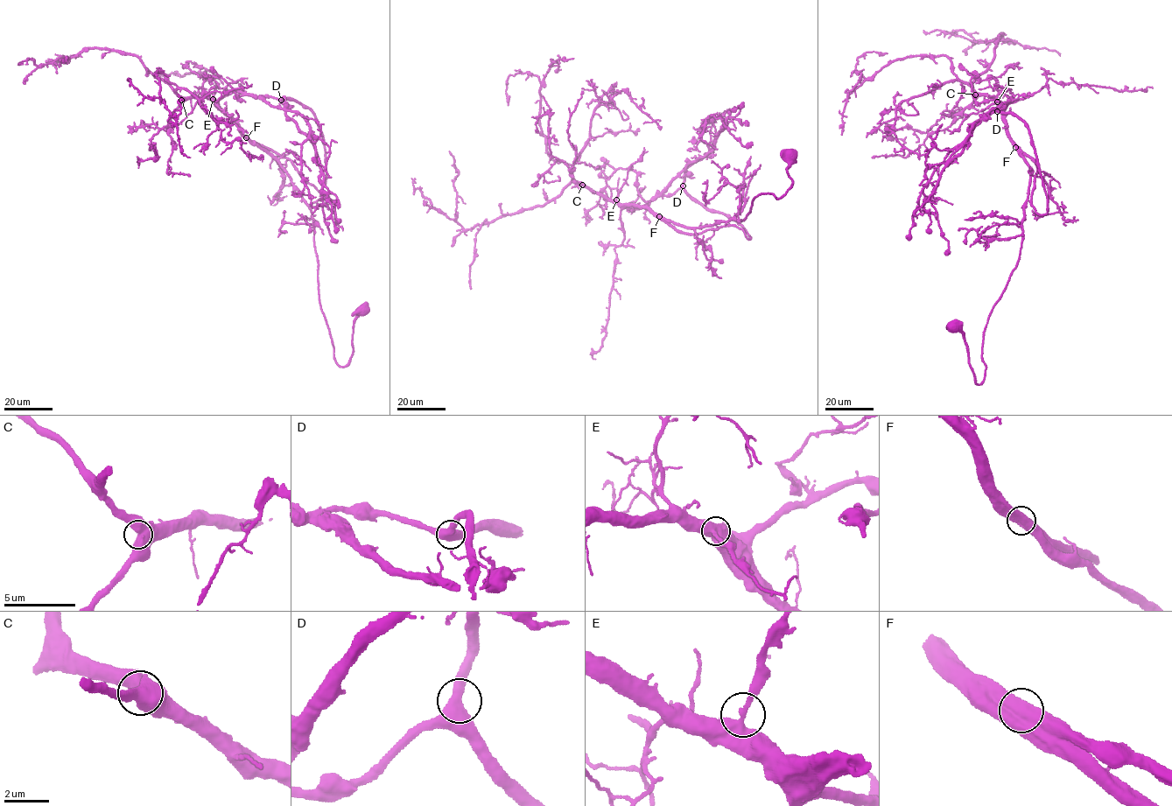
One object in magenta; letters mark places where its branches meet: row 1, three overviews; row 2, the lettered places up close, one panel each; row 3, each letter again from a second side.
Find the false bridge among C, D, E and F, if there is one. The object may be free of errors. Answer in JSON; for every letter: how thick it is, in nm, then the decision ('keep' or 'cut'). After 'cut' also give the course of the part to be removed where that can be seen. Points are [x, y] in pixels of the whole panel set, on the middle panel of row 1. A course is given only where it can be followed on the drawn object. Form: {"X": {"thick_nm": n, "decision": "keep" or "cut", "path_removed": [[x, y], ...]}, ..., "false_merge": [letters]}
{"C": {"thick_nm": 650, "decision": "keep"}, "D": {"thick_nm": 500, "decision": "keep"}, "E": {"thick_nm": 380, "decision": "keep"}, "F": {"thick_nm": 700, "decision": "keep"}, "false_merge": []}

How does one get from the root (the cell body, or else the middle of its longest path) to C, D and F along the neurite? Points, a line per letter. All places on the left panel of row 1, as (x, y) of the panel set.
C: (364, 310), (354, 323), (350, 361), (340, 366), (319, 304), (310, 206), (281, 164), (212, 100), (181, 100)
D: (364, 310), (350, 361), (340, 366), (319, 304), (311, 207), (285, 169), (218, 103), (235, 91), (281, 100)
F: (364, 310), (354, 323), (350, 361), (340, 366), (319, 304), (312, 212), (285, 169), (246, 137)

